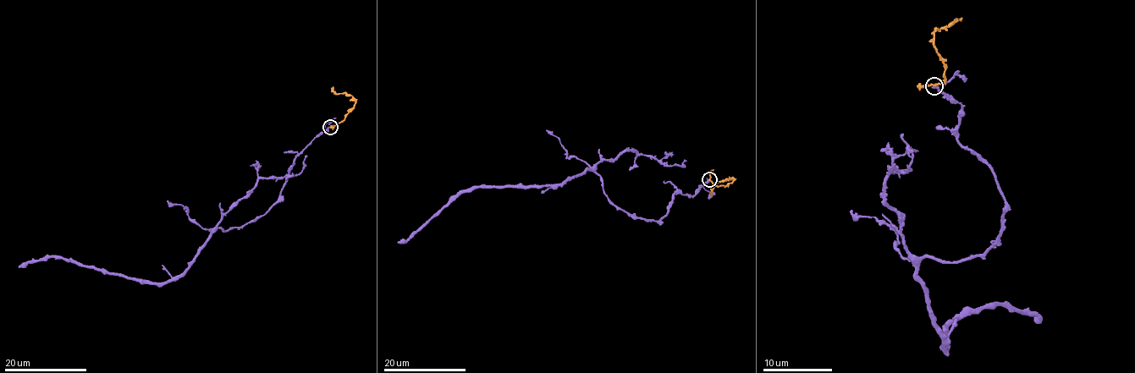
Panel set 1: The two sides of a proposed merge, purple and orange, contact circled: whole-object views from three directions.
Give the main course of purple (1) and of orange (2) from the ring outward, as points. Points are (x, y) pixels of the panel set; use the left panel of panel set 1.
1: (330, 127), (295, 159), (278, 199), (264, 213), (213, 232), (173, 279), (125, 278), (46, 256), (19, 267)
2: (330, 127), (344, 119), (355, 99), (349, 94), (338, 93), (333, 86)

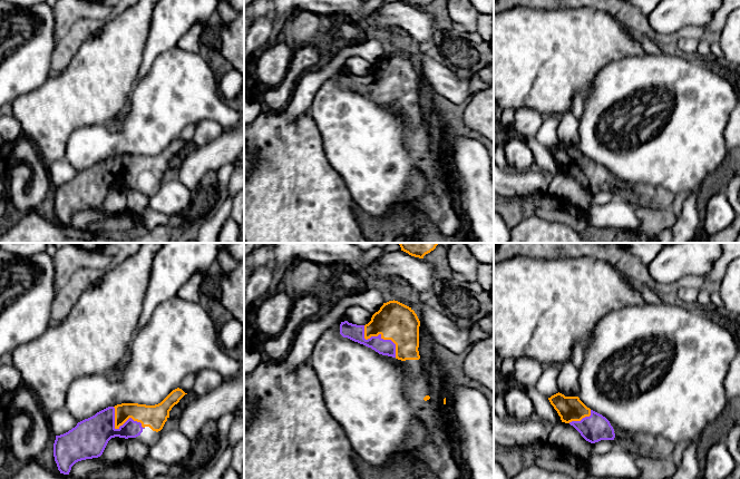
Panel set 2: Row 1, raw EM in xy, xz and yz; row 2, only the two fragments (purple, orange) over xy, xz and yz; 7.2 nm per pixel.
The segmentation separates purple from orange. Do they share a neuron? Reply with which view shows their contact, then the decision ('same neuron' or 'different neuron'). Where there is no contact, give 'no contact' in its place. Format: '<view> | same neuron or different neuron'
xz | same neuron

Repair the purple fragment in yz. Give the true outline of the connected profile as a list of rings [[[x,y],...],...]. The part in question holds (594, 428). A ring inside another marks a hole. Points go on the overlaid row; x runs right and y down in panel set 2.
[[[556,393],[548,398],[562,422],[573,426],[588,442],[614,440],[615,433],[610,421],[602,414],[587,408],[578,397],[565,397]]]

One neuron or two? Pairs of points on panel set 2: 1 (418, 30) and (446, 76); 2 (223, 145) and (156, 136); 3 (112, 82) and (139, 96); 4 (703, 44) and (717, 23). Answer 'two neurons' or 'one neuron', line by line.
1: two neurons
2: two neurons
3: two neurons
4: two neurons

